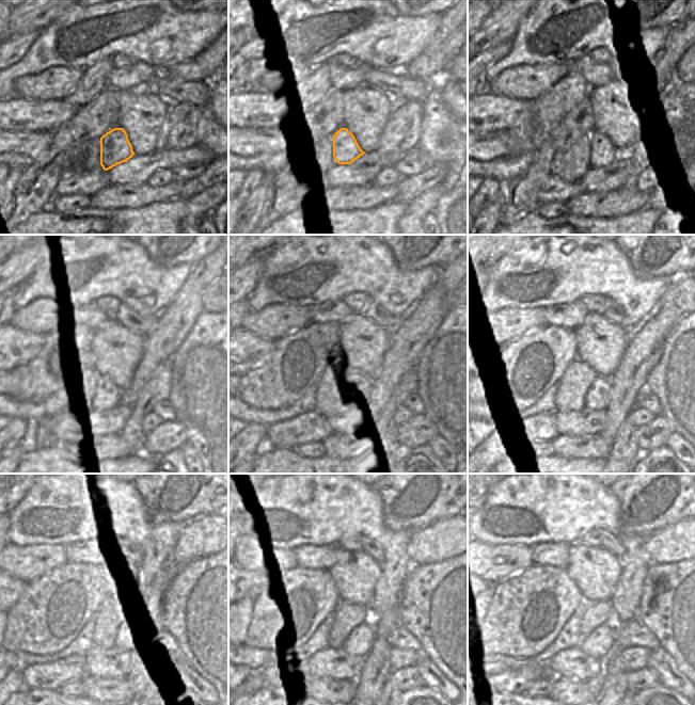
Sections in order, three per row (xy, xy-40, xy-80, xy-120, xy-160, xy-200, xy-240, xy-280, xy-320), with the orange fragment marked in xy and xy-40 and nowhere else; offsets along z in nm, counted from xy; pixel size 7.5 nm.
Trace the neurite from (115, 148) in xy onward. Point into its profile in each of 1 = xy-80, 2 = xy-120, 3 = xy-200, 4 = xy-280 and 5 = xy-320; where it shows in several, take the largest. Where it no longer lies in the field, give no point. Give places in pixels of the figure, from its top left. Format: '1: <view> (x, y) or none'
1: xy-80 (602, 154)
2: xy-120 (125, 398)
3: xy-200 (597, 398)
4: xy-280 (360, 641)
5: xy-320 (598, 644)

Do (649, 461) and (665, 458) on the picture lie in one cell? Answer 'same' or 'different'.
same

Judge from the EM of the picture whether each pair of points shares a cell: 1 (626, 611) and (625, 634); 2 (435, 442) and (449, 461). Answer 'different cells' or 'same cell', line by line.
1: different cells
2: same cell

